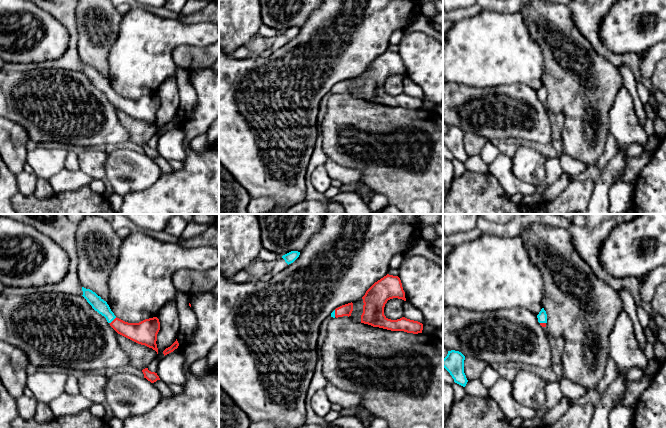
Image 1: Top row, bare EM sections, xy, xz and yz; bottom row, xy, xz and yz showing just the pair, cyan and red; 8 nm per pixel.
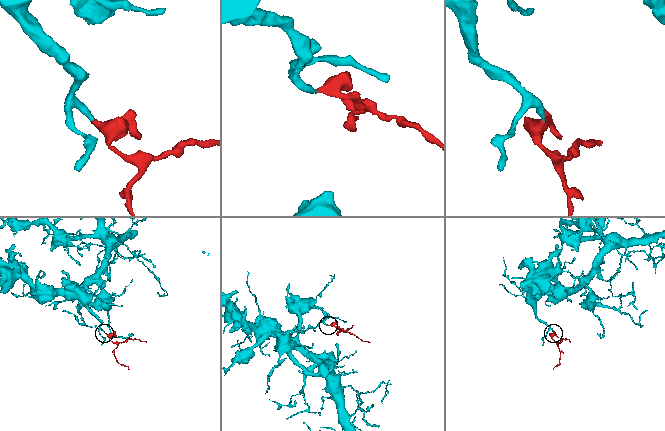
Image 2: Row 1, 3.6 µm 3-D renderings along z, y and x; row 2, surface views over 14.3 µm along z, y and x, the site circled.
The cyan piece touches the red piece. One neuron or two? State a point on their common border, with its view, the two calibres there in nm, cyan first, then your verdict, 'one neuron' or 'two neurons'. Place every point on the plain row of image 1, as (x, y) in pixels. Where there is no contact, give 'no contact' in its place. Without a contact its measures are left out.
contact xy (112, 96); calibres 110 and 160 nm; one neuron

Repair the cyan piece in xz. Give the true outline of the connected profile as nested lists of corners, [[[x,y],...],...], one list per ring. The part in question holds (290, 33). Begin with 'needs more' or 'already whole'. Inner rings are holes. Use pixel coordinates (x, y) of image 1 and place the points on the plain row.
already whole | [[[291,27],[285,31],[282,32],[282,34],[285,36],[285,38],[289,41],[293,39],[300,31],[300,28],[298,27]]]

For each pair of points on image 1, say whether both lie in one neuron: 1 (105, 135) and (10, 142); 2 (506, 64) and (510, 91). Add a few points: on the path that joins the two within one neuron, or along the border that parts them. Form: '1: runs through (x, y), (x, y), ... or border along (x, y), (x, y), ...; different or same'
1: border along (12, 122), (20, 125), (27, 133), (29, 139); different
2: border along (486, 86), (524, 83), (532, 88); different

